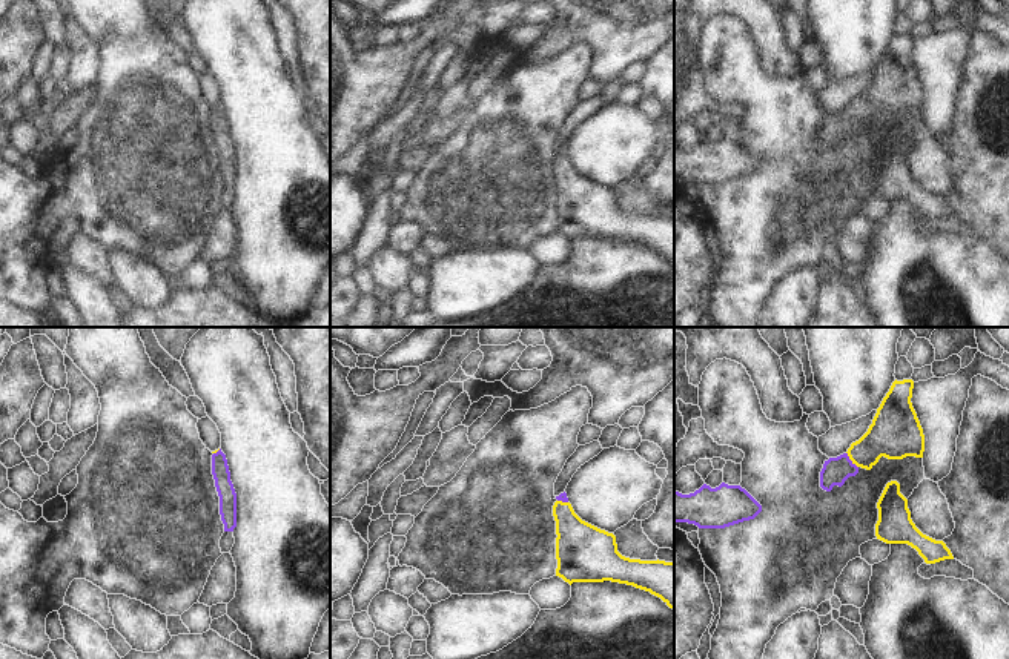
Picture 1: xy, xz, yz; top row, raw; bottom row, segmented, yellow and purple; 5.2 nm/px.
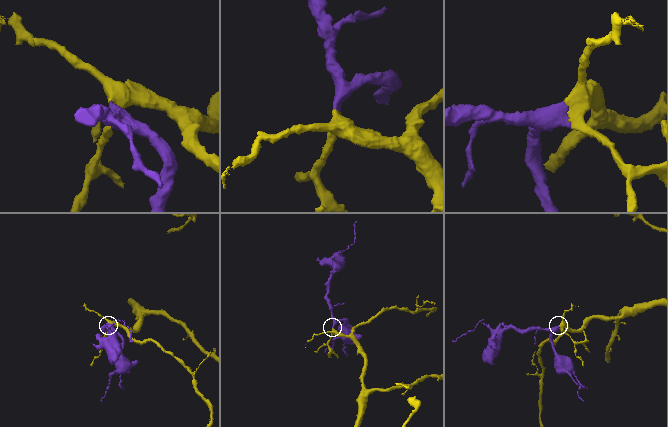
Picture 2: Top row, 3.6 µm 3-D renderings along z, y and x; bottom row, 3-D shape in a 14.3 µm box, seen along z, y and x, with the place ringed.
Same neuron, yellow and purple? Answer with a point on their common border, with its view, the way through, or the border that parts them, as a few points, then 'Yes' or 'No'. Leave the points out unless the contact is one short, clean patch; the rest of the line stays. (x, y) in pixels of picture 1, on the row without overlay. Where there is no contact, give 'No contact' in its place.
Touches yellow at yz (850, 114). Path across: yz (891, 91), (865, 109), (850, 114), (836, 126). Yes

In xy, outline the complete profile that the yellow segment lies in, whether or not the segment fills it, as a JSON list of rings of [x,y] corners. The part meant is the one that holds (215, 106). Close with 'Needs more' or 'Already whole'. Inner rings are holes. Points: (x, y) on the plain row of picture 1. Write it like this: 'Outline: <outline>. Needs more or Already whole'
Outline: [[[221,104],[212,109],[212,131],[220,152],[221,177],[224,187],[233,187],[237,183],[237,149],[230,137],[227,115]]]. Needs more

